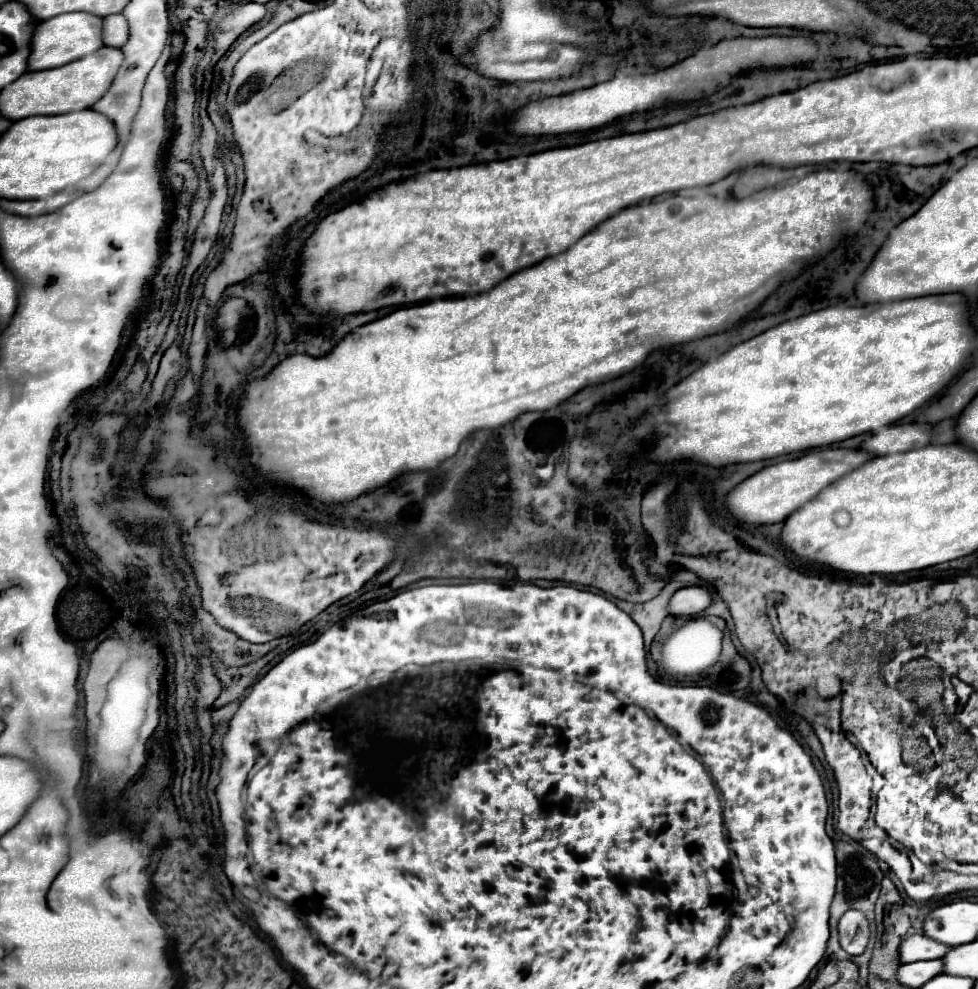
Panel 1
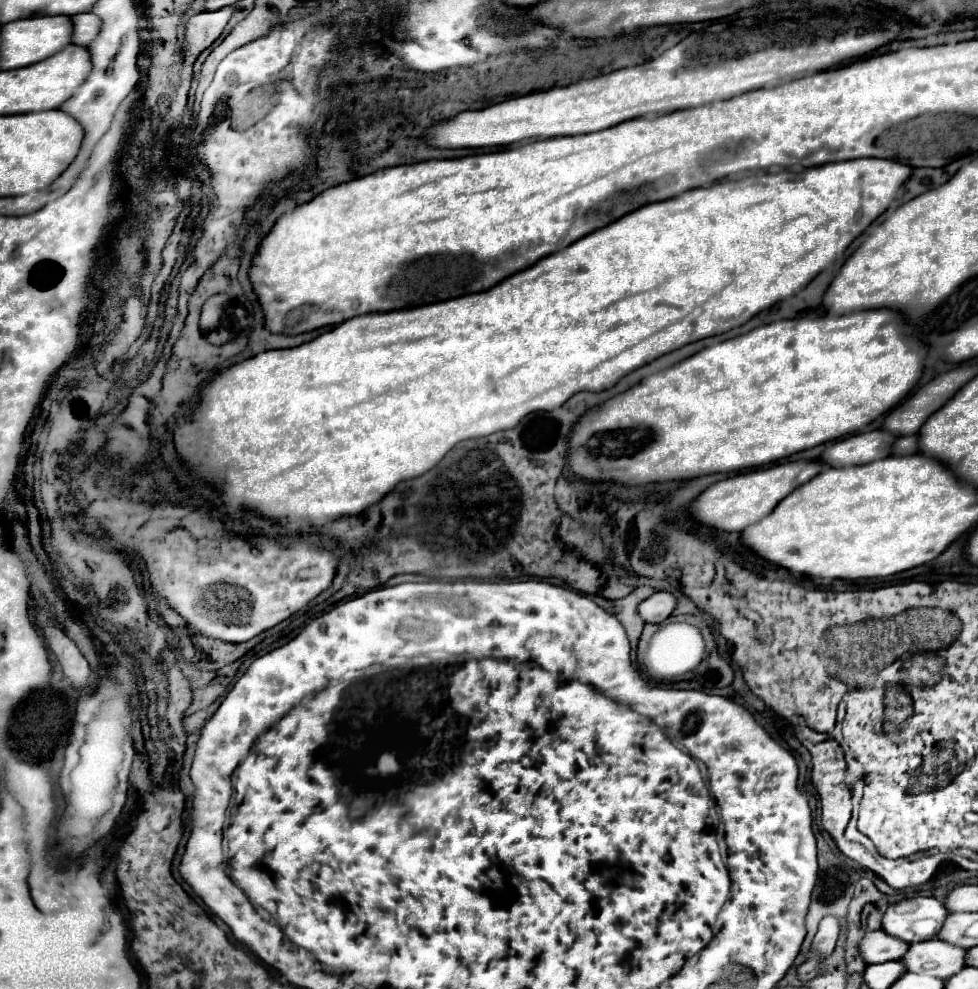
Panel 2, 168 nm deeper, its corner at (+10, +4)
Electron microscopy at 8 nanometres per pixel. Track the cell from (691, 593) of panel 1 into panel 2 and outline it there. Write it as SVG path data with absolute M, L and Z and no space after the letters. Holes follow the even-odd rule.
M656 592L650 598L646 598L644 602L640 602L638 614L640 614L640 618L644 622L662 624L672 614L674 608L676 608L674 594L670 594L670 592Z

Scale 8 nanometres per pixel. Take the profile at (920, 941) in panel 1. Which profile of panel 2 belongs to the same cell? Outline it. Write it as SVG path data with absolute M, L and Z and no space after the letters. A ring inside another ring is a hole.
M882 930L864 934L858 946L860 946L860 956L864 958L866 964L882 964L882 962L898 960L900 956L904 956L904 950L908 950L908 942L888 936Z

